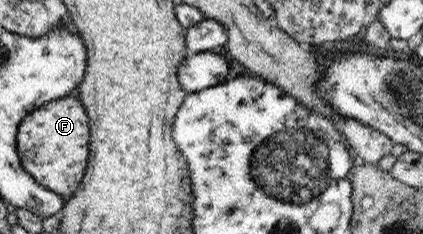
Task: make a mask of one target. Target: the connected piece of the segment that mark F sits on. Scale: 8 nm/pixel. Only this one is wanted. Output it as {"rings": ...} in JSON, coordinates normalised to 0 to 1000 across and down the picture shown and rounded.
{"rings":[[[163,406],[106,436],[52,504],[38,564],[38,658],[52,692],[47,709],[90,791],[149,842],[163,842],[182,808],[208,667],[208,513],[189,444],[187,423]]]}

